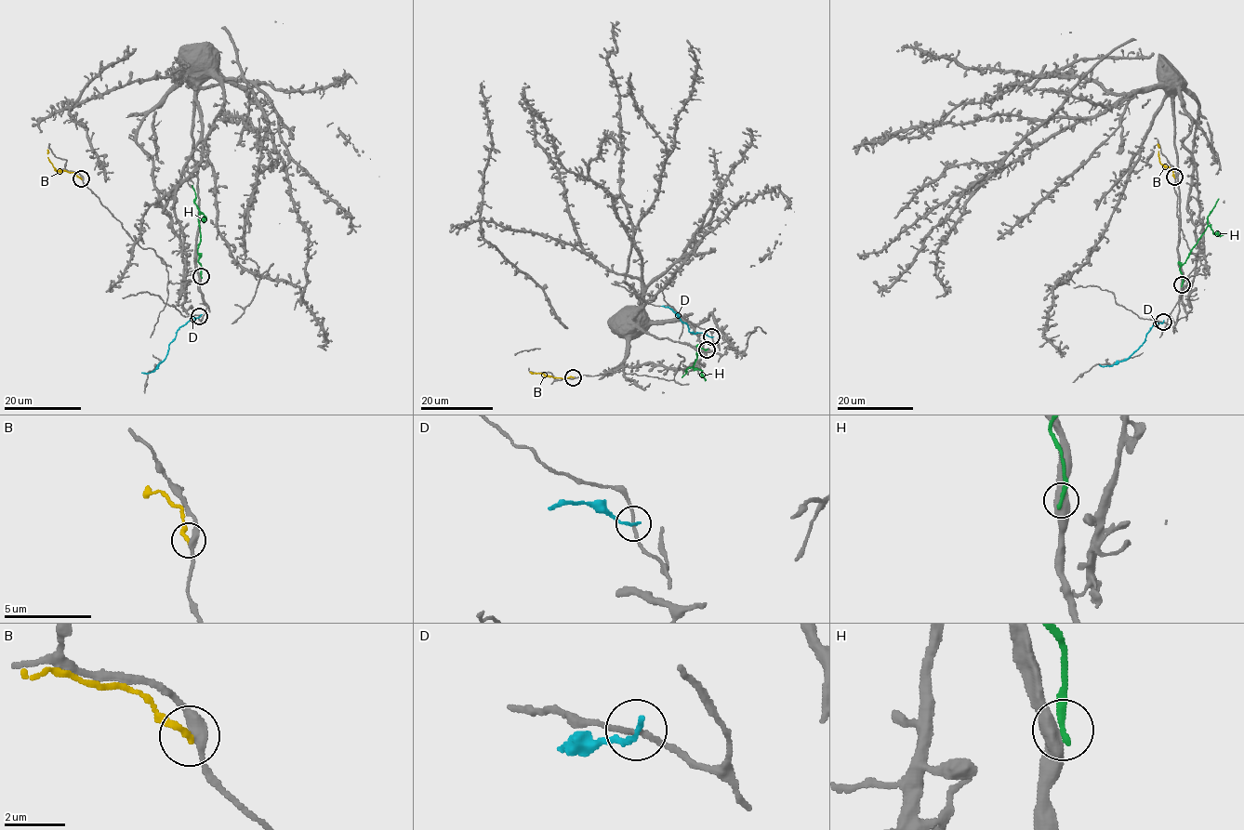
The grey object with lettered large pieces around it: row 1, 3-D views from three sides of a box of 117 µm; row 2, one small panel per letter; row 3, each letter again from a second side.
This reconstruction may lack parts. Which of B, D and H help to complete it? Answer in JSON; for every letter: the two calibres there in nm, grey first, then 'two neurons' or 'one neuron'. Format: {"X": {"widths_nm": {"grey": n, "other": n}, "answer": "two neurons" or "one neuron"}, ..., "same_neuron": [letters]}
{"B": {"widths_nm": {"grey": 360, "other": 200}, "answer": "two neurons"}, "D": {"widths_nm": {"grey": 160, "other": 180}, "answer": "two neurons"}, "H": {"widths_nm": {"grey": 500, "other": 260}, "answer": "two neurons"}, "same_neuron": []}

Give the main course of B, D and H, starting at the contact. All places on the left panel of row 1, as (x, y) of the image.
B: (81, 178), (73, 173), (56, 171), (50, 162), (47, 150)
D: (199, 316), (178, 329), (164, 359), (153, 371), (141, 372)
H: (201, 276), (197, 250), (201, 237), (199, 216), (191, 185)

